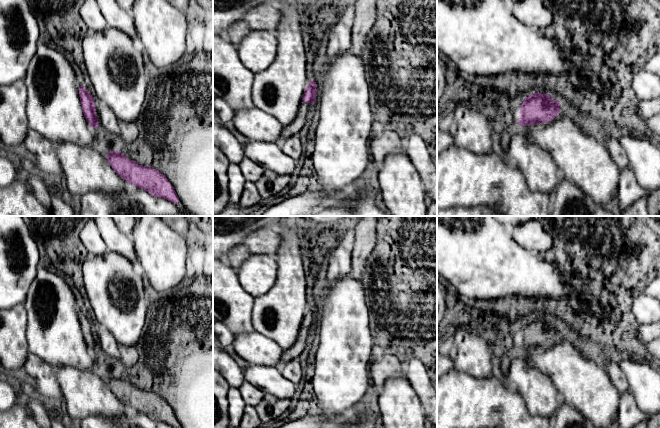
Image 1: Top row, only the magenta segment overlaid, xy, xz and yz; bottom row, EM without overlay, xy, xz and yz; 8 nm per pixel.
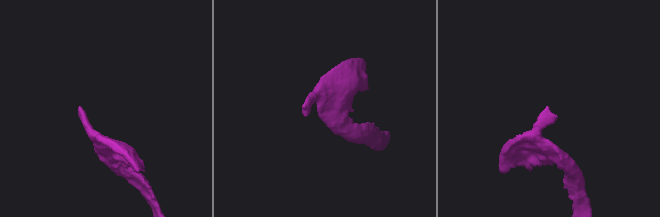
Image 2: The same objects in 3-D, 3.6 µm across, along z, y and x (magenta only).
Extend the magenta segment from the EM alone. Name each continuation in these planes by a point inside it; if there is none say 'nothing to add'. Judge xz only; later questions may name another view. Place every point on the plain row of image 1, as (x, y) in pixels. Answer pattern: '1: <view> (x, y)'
1: xz (297, 351)

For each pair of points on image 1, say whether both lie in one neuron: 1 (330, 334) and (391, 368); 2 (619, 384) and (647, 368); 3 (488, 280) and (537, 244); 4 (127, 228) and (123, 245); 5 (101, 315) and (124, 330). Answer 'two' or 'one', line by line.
1: two
2: two
3: two
4: two
5: one

